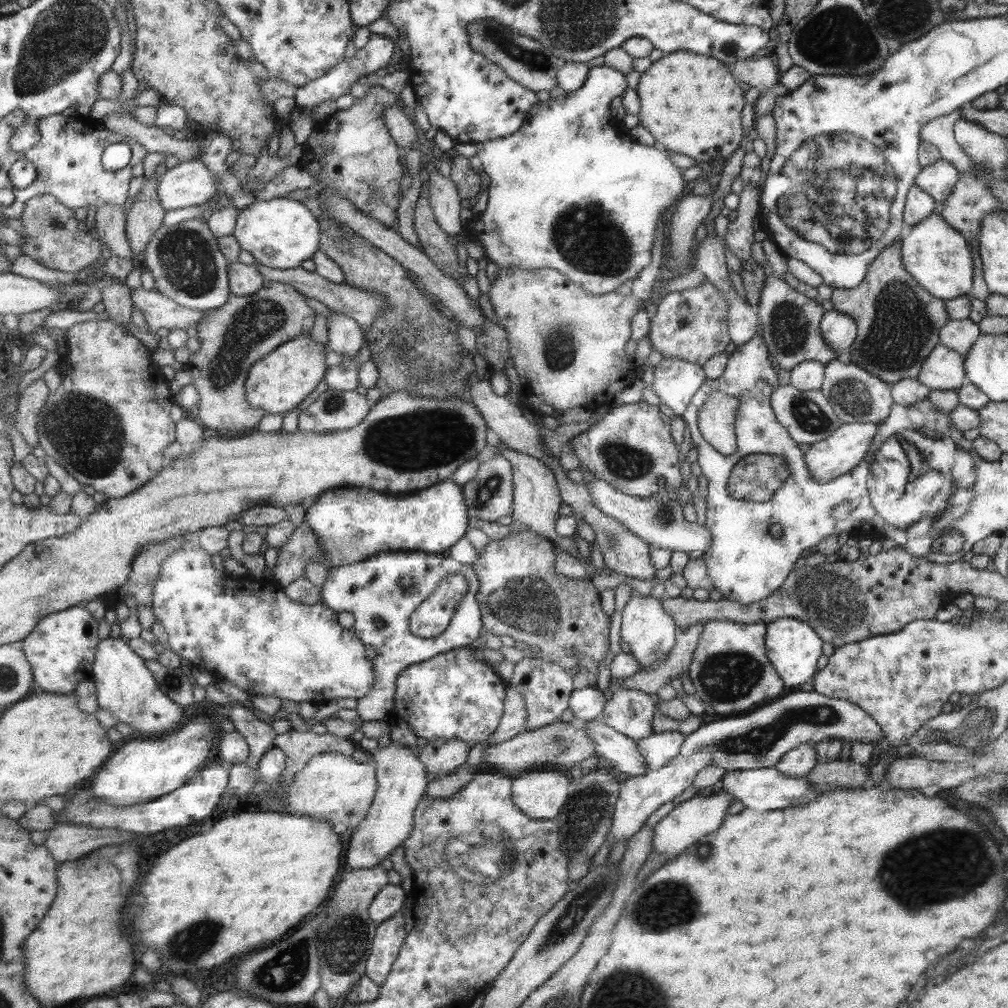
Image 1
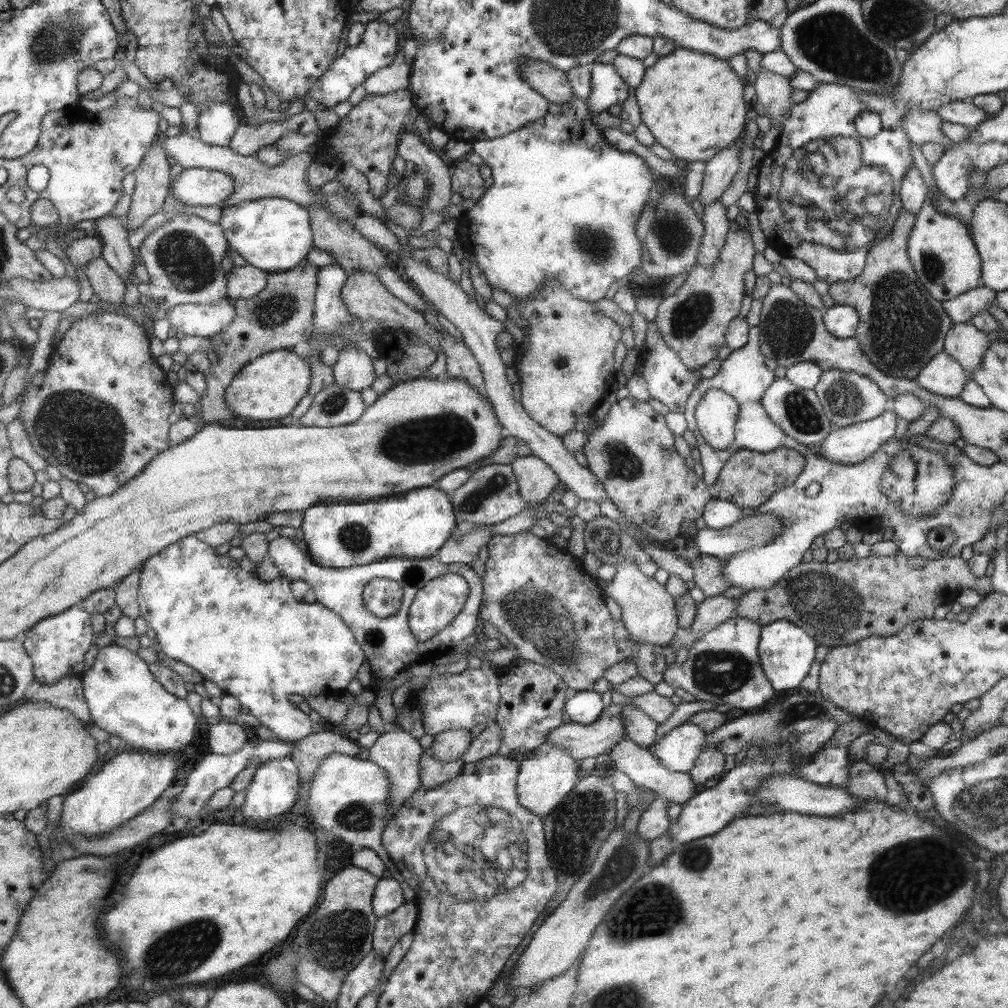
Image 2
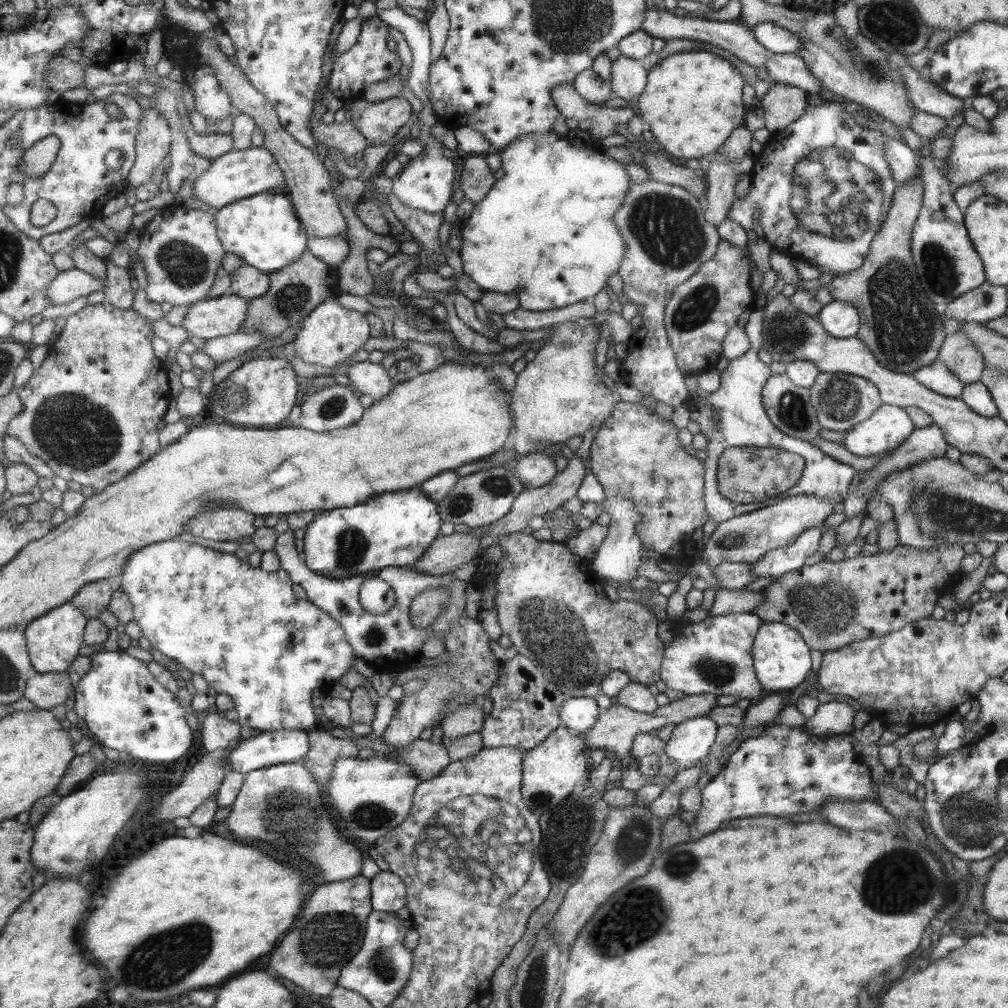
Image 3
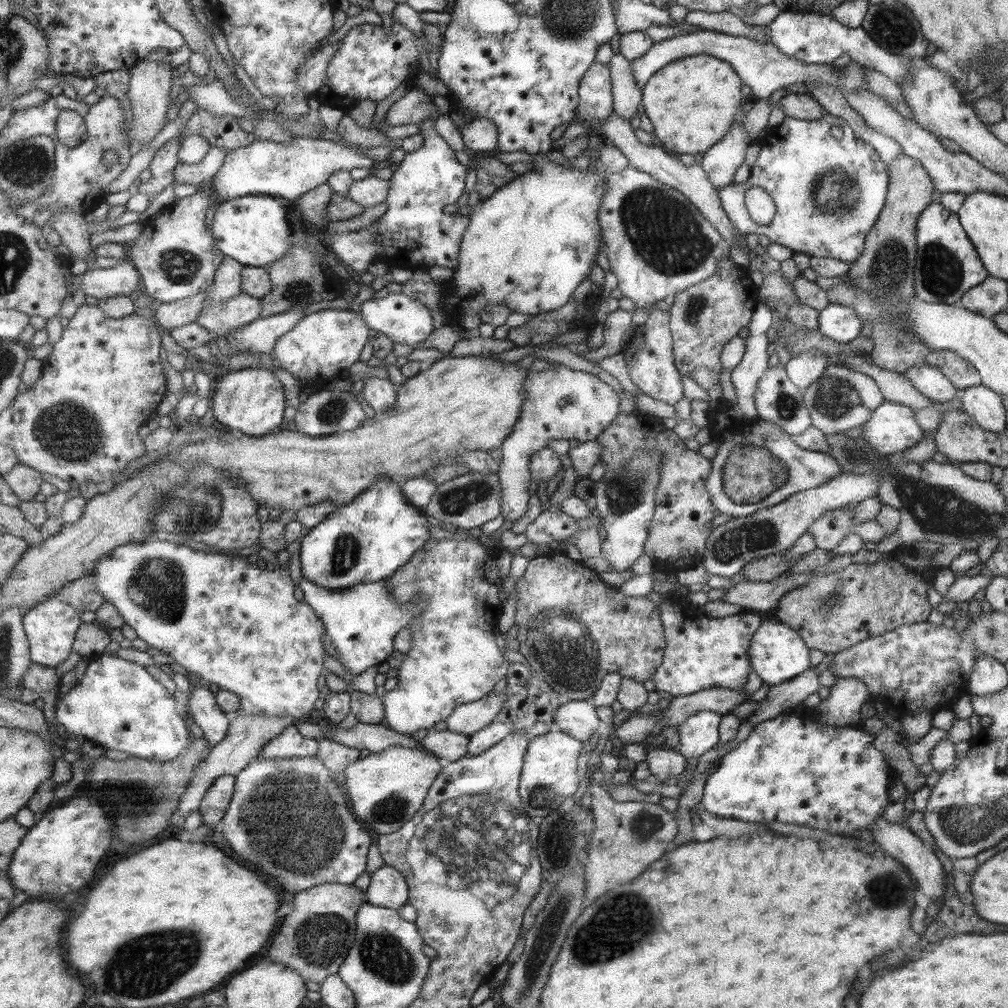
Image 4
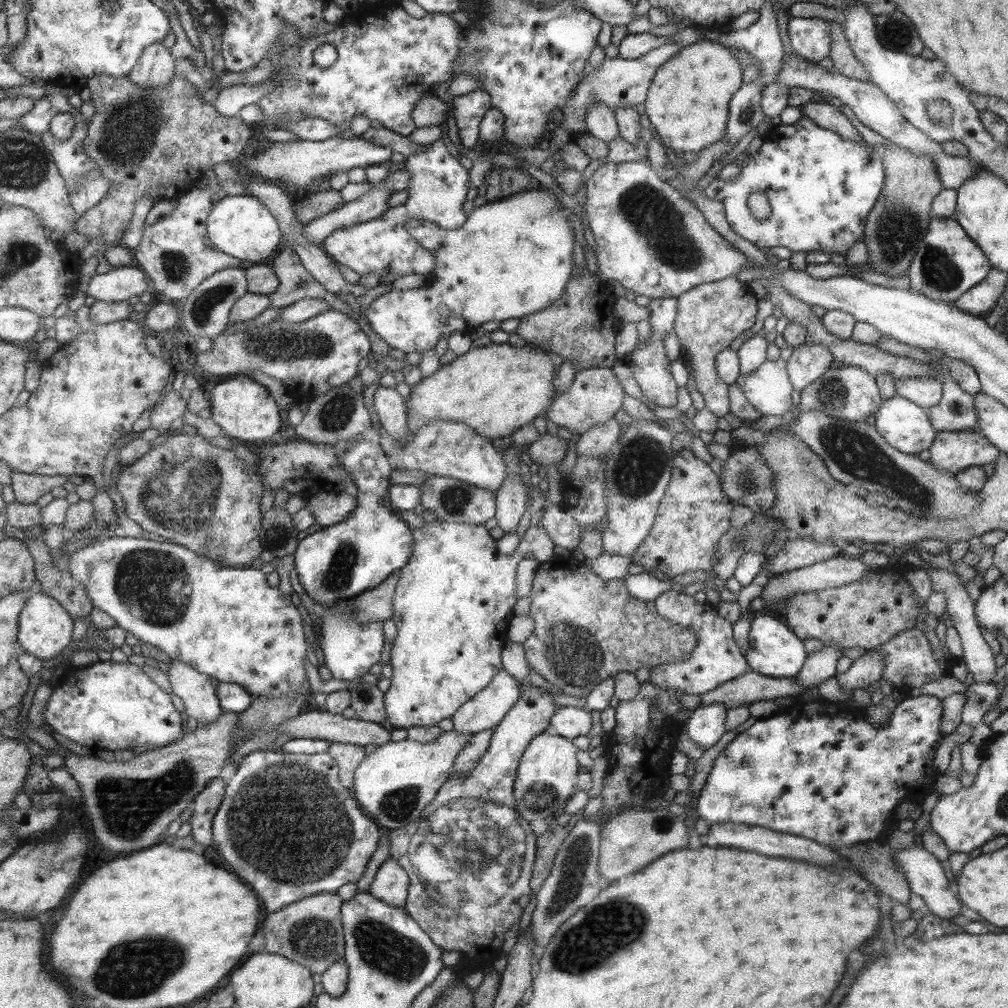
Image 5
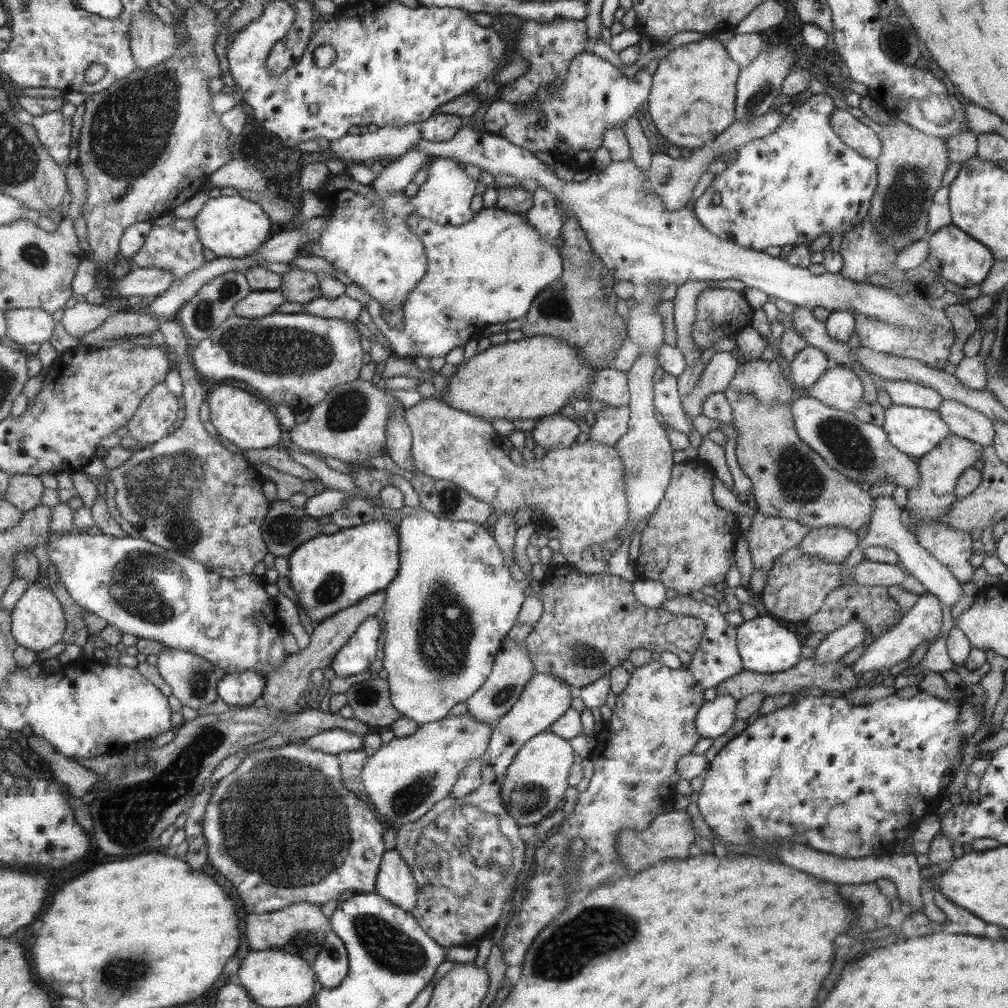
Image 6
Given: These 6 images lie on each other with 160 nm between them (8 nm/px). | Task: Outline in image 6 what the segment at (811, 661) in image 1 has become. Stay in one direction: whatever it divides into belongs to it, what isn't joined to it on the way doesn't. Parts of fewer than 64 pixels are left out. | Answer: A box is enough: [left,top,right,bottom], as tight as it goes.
[738,616,801,674]

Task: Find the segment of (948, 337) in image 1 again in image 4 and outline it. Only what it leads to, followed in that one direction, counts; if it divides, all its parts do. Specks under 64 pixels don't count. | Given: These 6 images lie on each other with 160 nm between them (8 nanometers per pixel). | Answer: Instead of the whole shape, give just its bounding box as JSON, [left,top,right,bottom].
[925,350,981,393]

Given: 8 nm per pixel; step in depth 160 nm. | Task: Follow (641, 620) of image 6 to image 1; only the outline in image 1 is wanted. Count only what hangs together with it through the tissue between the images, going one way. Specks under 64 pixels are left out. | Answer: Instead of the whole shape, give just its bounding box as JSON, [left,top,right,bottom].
[472,531,609,676]

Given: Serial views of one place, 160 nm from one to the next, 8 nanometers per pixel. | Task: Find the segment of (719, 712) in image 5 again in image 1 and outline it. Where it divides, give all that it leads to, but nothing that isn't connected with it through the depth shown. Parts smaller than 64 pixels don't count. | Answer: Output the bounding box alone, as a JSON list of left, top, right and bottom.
[637,731,685,771]

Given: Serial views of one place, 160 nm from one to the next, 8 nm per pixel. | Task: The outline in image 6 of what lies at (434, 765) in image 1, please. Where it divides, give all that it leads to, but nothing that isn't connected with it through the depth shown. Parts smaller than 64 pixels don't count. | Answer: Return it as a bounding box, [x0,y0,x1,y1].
[467,638,533,729]

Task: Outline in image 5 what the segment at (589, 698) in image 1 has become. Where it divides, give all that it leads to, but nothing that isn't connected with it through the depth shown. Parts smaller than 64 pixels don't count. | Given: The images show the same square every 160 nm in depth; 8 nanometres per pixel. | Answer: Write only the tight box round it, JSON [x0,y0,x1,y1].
[550,707,591,740]

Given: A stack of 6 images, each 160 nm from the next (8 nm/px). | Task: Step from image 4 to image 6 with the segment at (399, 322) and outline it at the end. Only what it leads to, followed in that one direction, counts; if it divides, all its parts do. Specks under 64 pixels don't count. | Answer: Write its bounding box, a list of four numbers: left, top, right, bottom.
[365,206,562,360]

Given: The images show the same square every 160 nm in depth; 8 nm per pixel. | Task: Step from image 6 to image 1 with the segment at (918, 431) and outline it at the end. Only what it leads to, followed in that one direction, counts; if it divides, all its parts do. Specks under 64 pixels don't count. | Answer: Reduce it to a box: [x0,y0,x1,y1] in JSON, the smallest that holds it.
[803,423,877,484]

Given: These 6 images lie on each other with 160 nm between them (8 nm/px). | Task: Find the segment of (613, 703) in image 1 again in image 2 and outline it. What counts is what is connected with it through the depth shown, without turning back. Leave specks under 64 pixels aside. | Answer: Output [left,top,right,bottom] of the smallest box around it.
[620,703,657,749]

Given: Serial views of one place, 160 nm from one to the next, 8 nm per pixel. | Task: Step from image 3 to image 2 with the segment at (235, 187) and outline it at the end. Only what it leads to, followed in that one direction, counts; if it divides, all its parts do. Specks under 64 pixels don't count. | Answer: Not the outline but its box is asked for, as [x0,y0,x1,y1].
[171,168,234,206]

